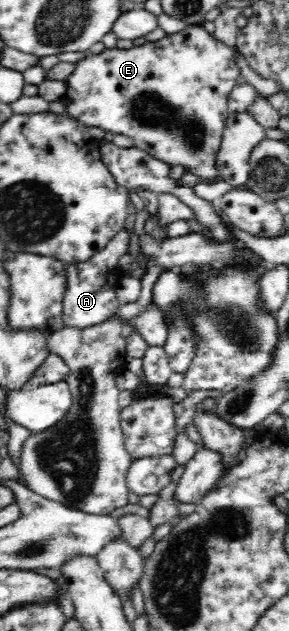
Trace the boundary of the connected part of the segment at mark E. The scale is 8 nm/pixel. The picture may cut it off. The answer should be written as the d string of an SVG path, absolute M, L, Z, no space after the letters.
M187 25L178 33L166 34L162 39L154 42L146 42L141 46L133 46L129 49L106 48L99 54L89 53L84 59L76 62L76 69L72 75L68 75L62 82L66 84L66 95L62 102L64 103L69 115L82 126L97 127L104 132L112 132L112 134L122 134L129 137L134 142L134 146L146 154L150 154L152 158L168 164L168 166L180 165L186 168L188 174L200 177L203 183L214 184L220 182L218 169L216 168L217 154L221 147L223 132L226 127L228 113L227 106L228 94L236 85L239 76L239 69L234 60L235 47L226 45L222 41L216 39L213 34L204 30L202 25Z

